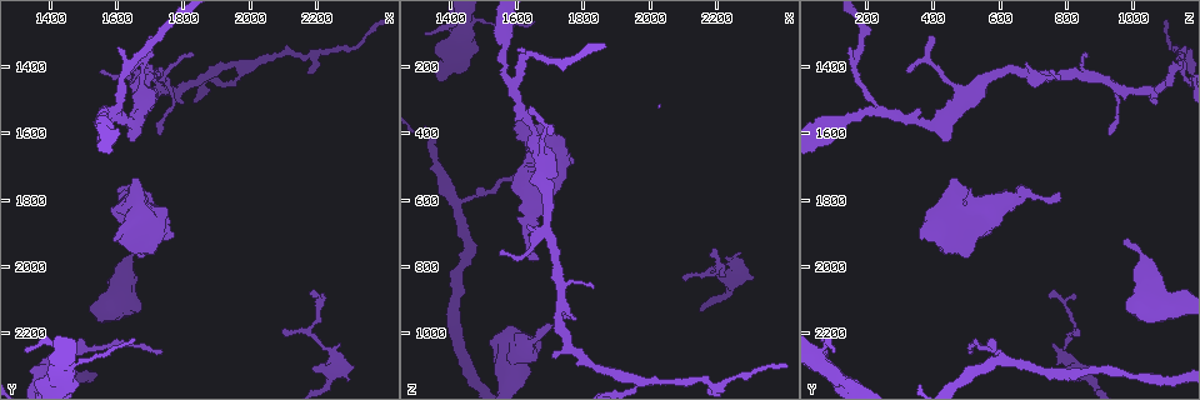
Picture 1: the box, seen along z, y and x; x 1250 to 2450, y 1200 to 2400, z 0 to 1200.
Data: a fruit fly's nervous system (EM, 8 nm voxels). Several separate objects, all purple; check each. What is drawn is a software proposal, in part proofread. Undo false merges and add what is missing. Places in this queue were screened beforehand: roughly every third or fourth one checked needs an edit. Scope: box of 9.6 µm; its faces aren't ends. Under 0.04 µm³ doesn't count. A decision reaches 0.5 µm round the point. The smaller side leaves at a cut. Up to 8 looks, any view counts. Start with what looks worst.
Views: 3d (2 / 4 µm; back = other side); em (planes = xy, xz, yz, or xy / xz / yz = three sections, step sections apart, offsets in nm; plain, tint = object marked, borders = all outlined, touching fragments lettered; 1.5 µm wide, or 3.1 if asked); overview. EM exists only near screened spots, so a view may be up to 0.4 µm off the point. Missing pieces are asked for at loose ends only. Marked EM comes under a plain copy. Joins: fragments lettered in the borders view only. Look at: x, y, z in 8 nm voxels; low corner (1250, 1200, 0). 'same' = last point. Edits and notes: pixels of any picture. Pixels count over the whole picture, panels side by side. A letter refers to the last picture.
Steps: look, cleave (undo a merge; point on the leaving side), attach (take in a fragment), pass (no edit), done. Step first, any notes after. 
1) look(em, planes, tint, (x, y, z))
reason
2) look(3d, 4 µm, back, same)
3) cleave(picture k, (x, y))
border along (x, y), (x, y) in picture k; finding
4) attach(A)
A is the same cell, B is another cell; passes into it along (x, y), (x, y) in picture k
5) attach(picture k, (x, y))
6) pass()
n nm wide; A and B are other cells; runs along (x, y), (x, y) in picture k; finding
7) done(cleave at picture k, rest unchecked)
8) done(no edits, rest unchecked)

look(em, planes, borders, (1670, 1790, 780))
branch stops here

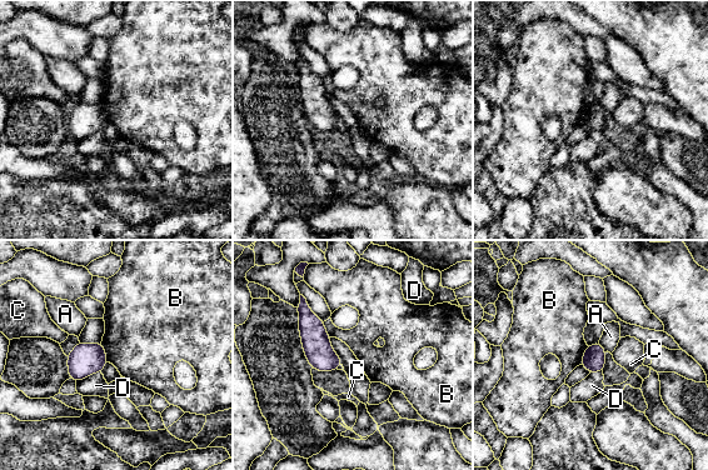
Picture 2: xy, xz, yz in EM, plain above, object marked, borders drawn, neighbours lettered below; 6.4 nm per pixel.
pass()
100 nm wide; A, B, C and D are other cells; border along (101, 341), (108, 361) in picture 2; none of them fits

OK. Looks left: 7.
look(em, planes, borders, (1590, 1550, 250))
a fork

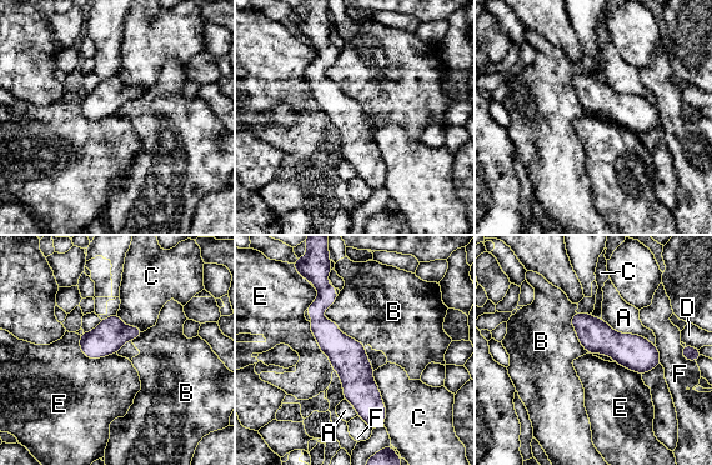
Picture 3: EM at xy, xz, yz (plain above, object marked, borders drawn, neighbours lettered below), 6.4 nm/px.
pass()
A, B, C, D, E and F are other cells; runs along (325, 288), (320, 325), (379, 424) in picture 3; all the same neuron

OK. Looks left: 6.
look(em, xz, step 8, borders, (1610, 1350, 140))
free end

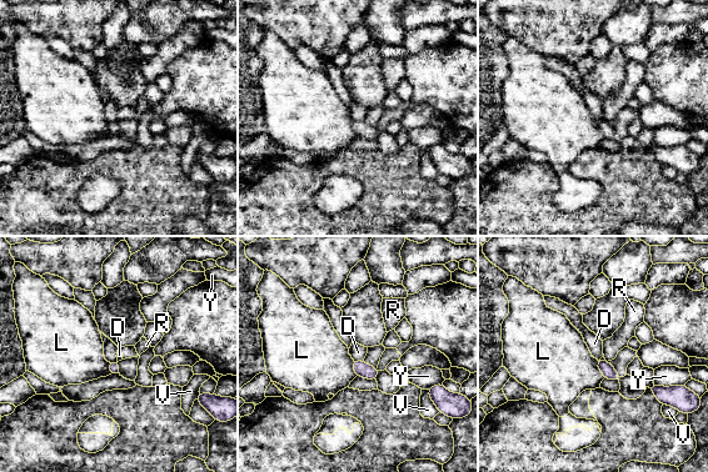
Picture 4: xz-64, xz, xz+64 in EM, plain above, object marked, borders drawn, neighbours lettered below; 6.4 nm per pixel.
pass()
Y touches over 180 nm; D, L, R, V and Y are other cells; border along (353, 358), (363, 360) in picture 4; no lettered fragment goes on from it

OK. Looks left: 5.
done(no edits, rest unchecked)

